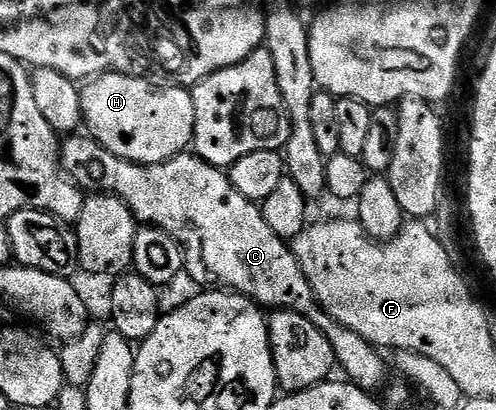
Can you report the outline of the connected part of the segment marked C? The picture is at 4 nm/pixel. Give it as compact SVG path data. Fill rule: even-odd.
M70 136L61 143L62 169L86 192L114 194L134 213L139 223L155 226L168 232L182 245L184 251L184 270L198 288L211 290L229 290L235 294L244 294L254 299L259 306L271 311L291 310L316 324L320 332L332 344L334 356L340 370L354 385L367 392L377 391L377 386L386 378L386 362L381 358L373 342L356 336L347 326L340 325L332 316L328 316L319 306L312 292L312 284L304 276L300 264L296 260L293 249L272 228L268 228L268 220L264 220L259 203L248 200L236 192L230 182L229 173L219 167L205 162L193 152L177 154L172 160L141 166L138 162L129 162L112 152L108 152L101 144L89 136Z

